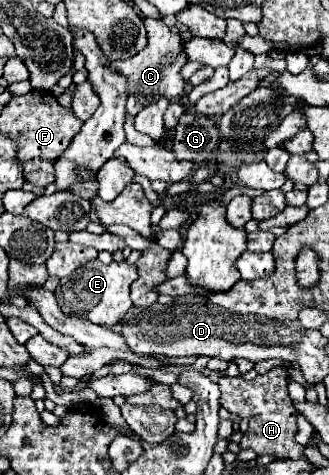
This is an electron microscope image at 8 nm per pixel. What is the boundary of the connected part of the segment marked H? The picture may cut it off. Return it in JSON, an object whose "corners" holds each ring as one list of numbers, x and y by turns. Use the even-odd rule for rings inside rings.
{"corners":[[273,368,267,374,259,374,255,380,241,378,219,378,221,406,233,416,249,418,249,430,243,434,241,448,251,448,253,452,273,454,277,458,303,458,303,446,295,442,297,434,297,414,287,394,287,370]]}

